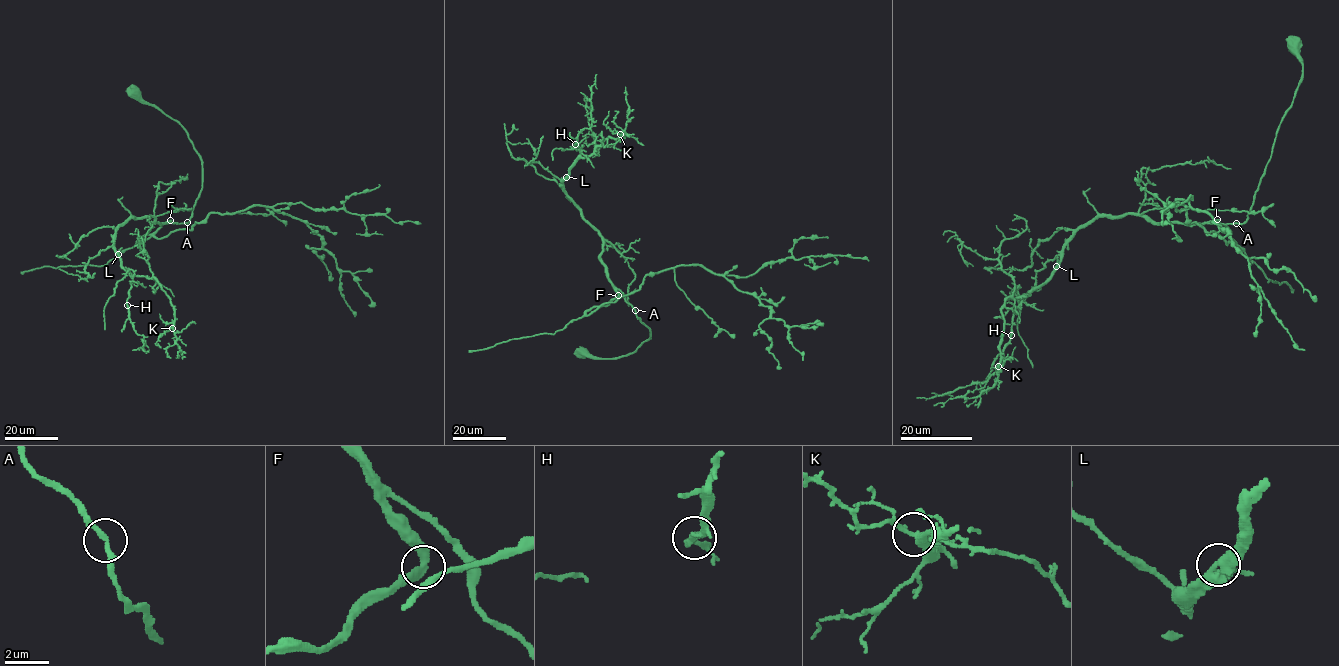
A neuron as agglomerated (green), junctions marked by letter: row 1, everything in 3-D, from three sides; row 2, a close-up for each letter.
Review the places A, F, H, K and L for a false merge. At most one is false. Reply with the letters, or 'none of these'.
none of these

